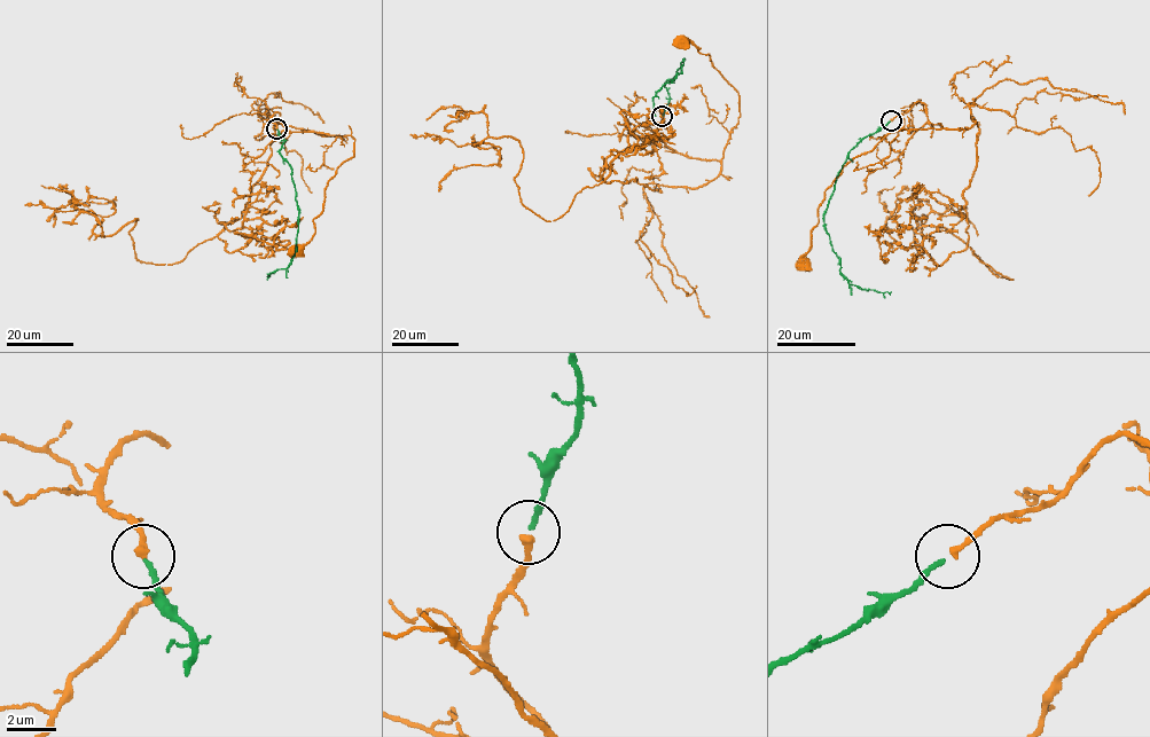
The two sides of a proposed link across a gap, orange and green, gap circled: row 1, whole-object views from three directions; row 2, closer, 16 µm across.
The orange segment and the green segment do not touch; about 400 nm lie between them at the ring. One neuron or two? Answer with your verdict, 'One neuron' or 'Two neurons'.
One neuron

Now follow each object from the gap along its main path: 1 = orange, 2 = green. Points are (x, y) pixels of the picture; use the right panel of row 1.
1: (891, 120), (918, 101), (931, 124), (941, 127), (892, 132), (843, 167), (824, 191), (803, 263)
2: (890, 120), (850, 151), (824, 216), (824, 229), (838, 257), (839, 272), (850, 283), (891, 291)

